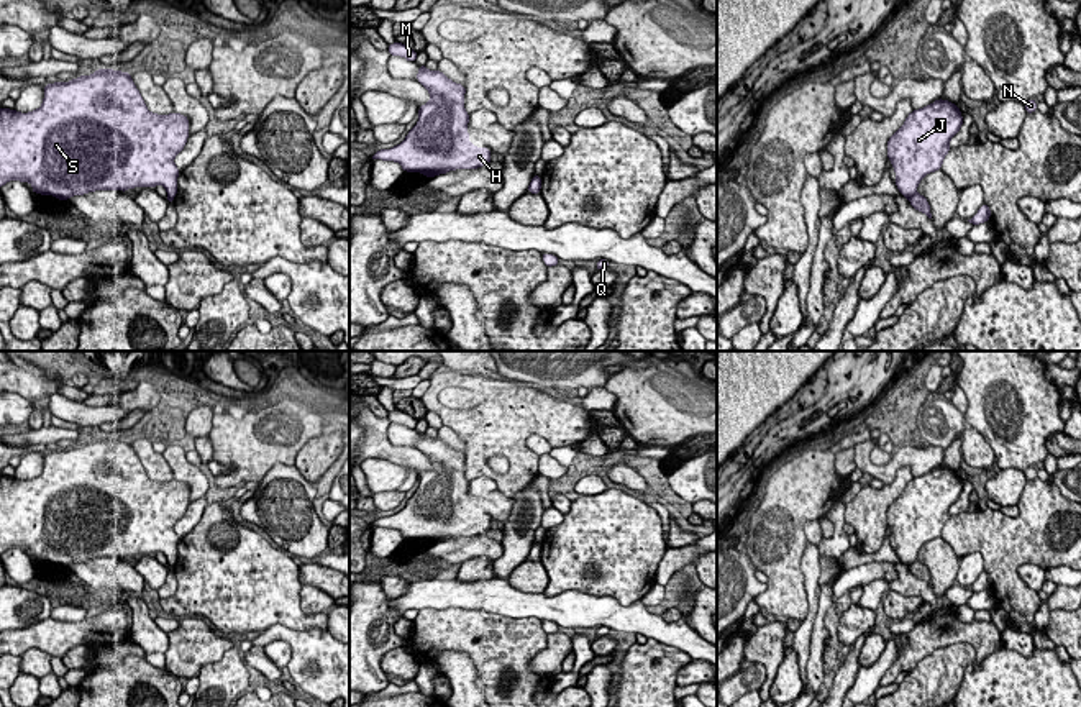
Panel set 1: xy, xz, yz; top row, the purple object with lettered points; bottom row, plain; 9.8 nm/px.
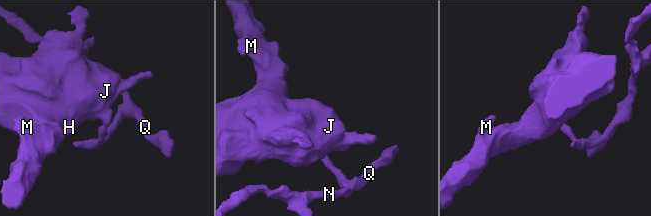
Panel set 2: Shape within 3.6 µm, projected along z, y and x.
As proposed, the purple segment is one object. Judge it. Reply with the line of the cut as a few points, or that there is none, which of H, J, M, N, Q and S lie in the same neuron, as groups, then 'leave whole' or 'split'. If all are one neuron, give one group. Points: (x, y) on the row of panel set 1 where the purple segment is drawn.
cut yz (916, 191), (909, 199); groups H J M S / N Q; split

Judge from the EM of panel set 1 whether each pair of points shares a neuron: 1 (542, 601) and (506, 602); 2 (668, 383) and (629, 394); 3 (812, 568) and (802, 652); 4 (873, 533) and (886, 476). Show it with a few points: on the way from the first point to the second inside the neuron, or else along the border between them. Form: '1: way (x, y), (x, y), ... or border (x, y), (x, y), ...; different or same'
1: way (533, 602), (514, 602); same
2: way (658, 392), (638, 394); same
3: way (812, 589), (812, 614), (806, 630); same
4: border (911, 468), (903, 466), (884, 484); different

